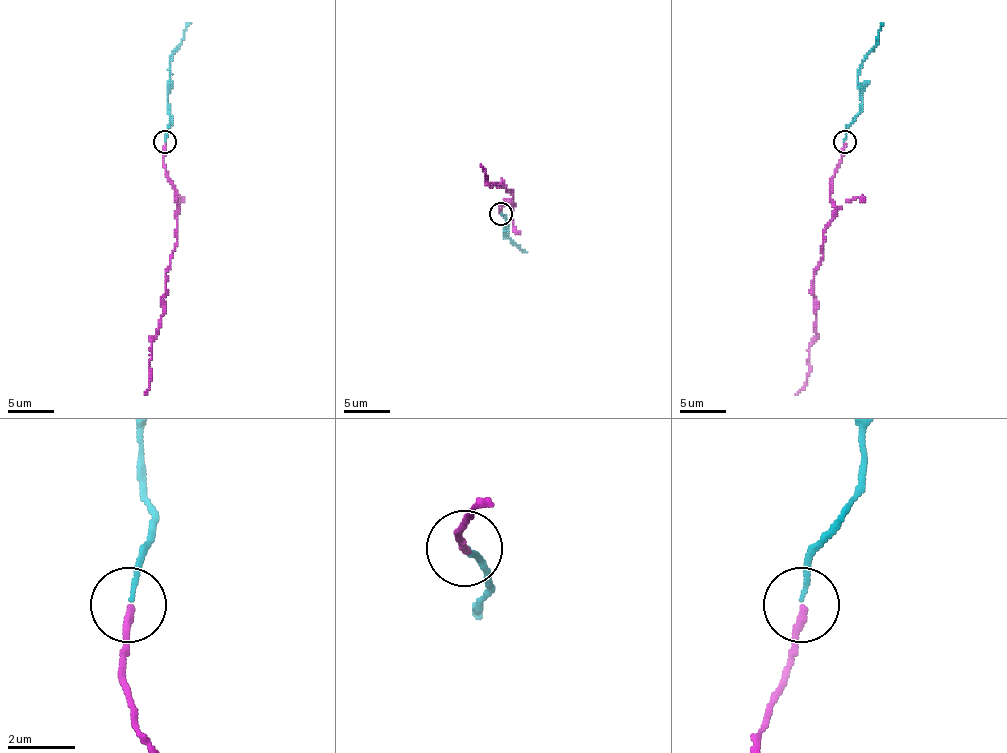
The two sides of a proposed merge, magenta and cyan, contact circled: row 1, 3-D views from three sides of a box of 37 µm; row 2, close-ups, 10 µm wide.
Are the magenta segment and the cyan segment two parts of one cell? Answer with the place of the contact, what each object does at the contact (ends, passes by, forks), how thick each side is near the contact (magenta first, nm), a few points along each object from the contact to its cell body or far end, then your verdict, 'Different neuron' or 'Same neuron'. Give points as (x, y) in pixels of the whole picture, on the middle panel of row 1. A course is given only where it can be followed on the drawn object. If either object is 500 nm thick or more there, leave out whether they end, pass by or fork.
Place: (501, 213). At the ring magenta ends. At the ring cyan ends. Thickness 220 nm (magenta) against 110 nm. Course of magenta: (501, 213), (499, 208), (510, 199), (513, 203), (513, 192), (501, 182), (492, 185), (480, 164). Course of cyan: (501, 213), (504, 231), (506, 226), (506, 231), (527, 252). Different neuron

